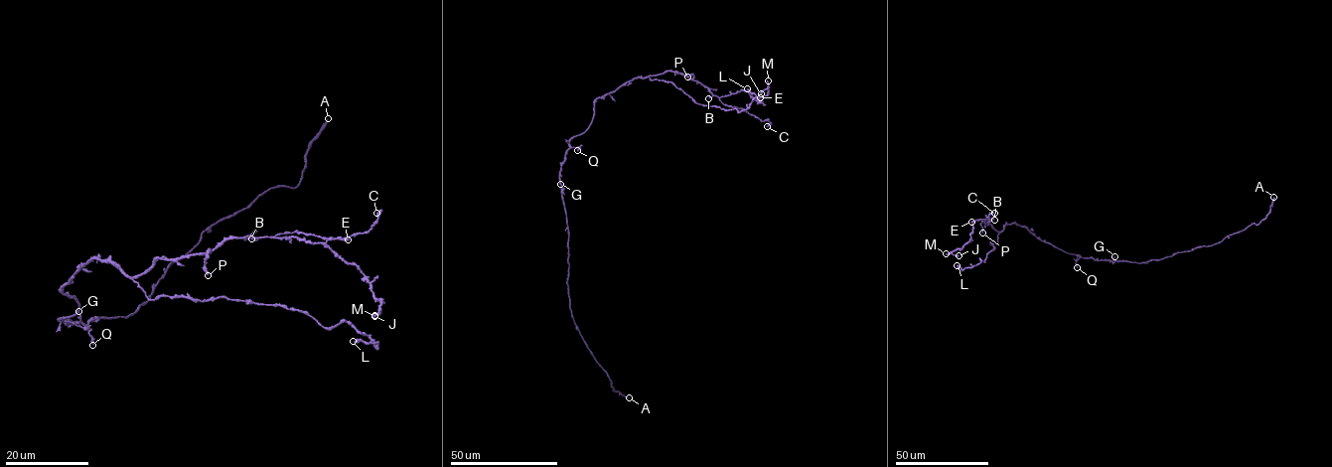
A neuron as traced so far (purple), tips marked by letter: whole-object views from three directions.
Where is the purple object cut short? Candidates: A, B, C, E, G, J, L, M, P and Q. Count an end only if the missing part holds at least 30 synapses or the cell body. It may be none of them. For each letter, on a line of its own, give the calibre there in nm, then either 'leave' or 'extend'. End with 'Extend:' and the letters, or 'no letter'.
A: calibre 320 nm; extend
B: calibre 260 nm; leave
C: calibre 240 nm; leave
E: calibre 480 nm; leave
G: calibre 200 nm; leave
J: calibre 500 nm; leave
L: calibre 400 nm; leave
M: calibre 190 nm; leave
P: calibre 400 nm; leave
Q: calibre 380 nm; leave
Extend: A

